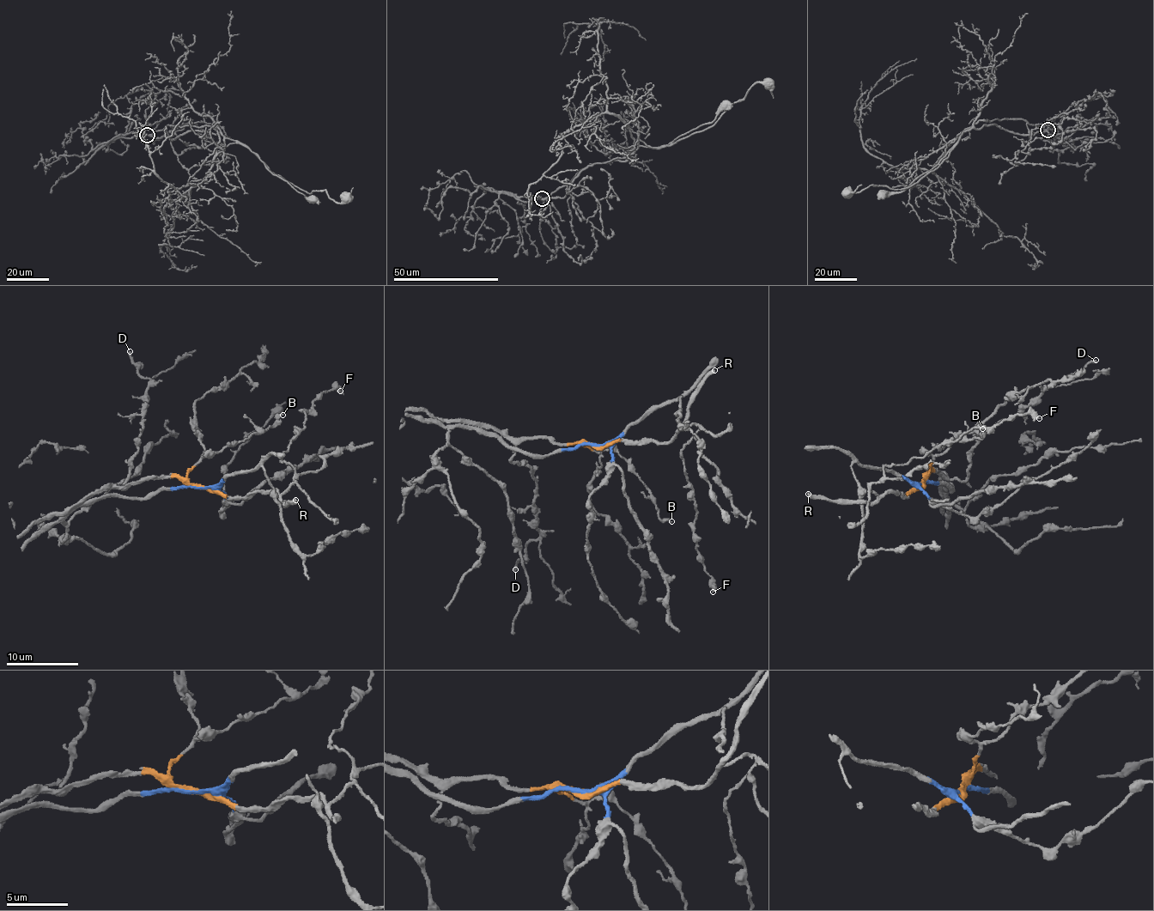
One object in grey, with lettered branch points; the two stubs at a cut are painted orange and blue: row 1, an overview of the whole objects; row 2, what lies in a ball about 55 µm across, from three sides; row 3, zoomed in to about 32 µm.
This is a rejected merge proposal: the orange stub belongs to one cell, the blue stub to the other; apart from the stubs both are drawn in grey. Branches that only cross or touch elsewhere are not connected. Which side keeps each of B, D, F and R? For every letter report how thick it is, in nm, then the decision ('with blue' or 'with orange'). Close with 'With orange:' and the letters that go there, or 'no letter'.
B: 280 nm thick; with orange
D: 320 nm thick; with orange
F: 400 nm thick; with orange
R: 400 nm thick; with orange
With orange: B, D, F, R

